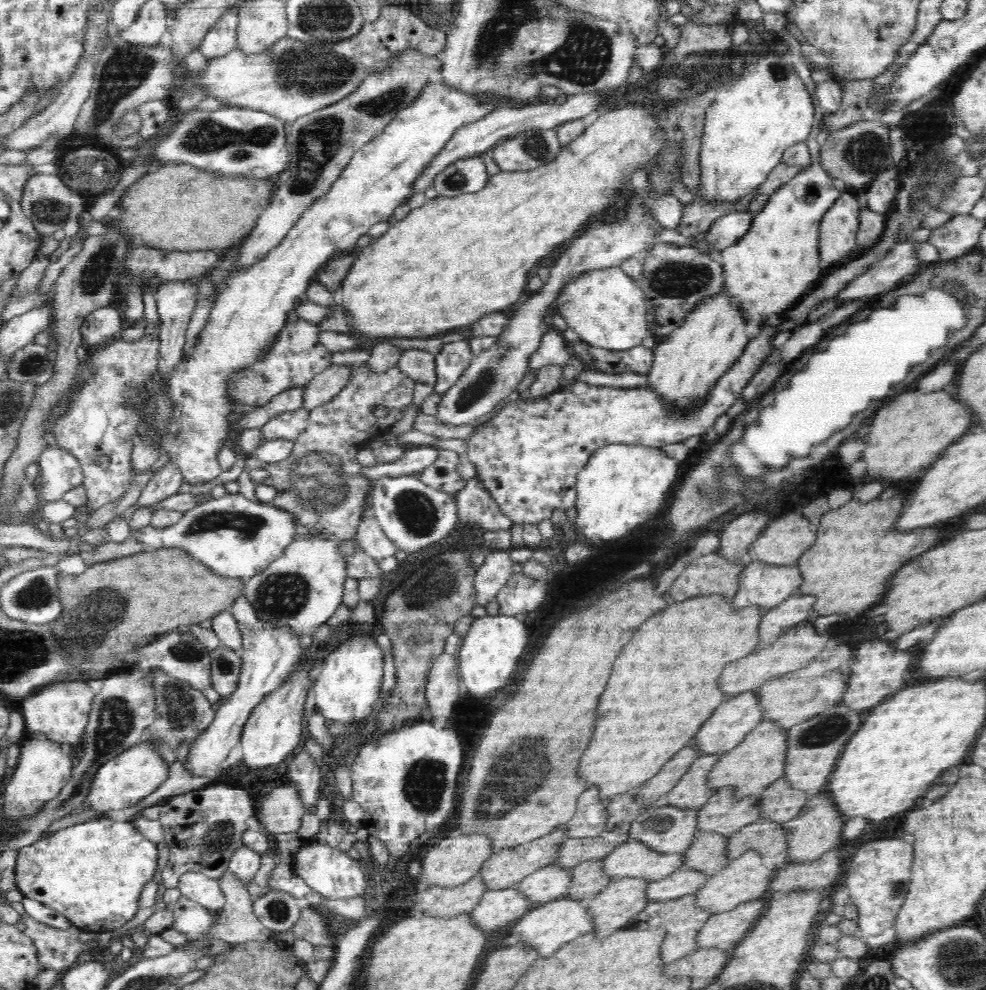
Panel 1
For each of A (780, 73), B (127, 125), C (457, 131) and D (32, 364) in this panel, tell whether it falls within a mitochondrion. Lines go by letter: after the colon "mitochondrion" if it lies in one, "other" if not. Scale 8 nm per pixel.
A: mitochondrion
B: mitochondrion
C: other
D: mitochondrion

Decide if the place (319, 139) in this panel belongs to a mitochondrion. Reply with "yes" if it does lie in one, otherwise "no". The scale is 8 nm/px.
yes

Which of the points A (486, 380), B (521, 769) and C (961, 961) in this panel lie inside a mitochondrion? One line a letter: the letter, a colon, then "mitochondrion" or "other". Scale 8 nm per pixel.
A: mitochondrion
B: mitochondrion
C: mitochondrion

